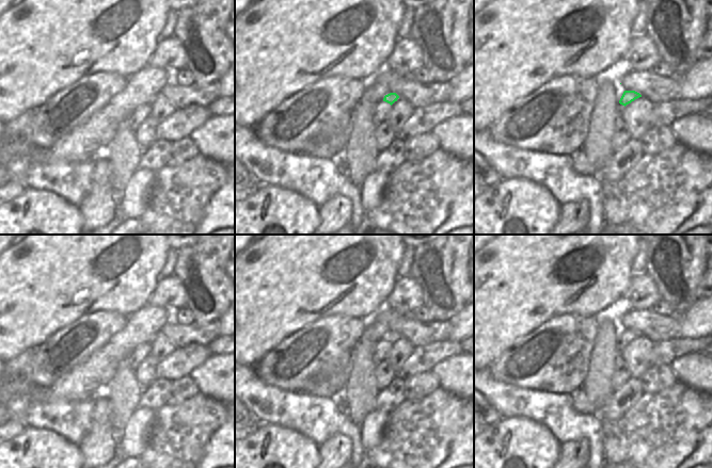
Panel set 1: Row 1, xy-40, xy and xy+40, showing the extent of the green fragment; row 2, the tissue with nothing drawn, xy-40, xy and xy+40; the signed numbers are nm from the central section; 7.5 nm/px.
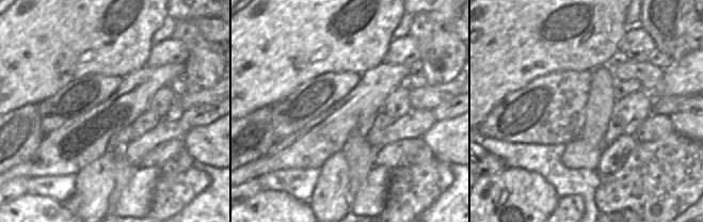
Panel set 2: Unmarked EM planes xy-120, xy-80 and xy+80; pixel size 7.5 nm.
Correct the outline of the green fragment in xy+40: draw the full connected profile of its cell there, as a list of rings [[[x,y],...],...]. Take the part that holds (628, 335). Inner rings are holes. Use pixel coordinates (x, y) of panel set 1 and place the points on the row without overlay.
[[[624,329],[617,345],[617,355],[621,354],[621,350],[627,343],[631,342],[639,336],[642,336],[642,334],[635,329]]]

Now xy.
[[[390,332],[384,335],[382,340],[376,342],[374,350],[374,365],[377,366],[379,361],[386,359],[391,350],[391,344],[397,340],[399,335],[396,332]]]

